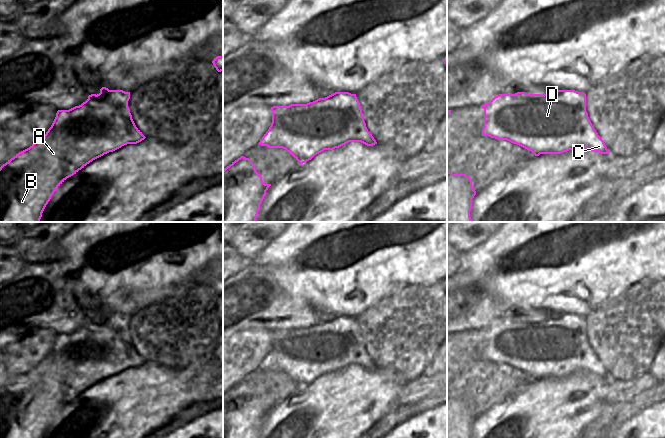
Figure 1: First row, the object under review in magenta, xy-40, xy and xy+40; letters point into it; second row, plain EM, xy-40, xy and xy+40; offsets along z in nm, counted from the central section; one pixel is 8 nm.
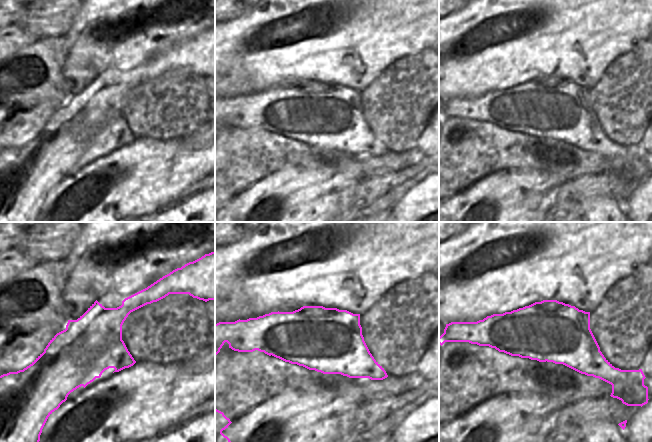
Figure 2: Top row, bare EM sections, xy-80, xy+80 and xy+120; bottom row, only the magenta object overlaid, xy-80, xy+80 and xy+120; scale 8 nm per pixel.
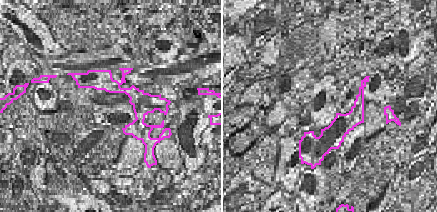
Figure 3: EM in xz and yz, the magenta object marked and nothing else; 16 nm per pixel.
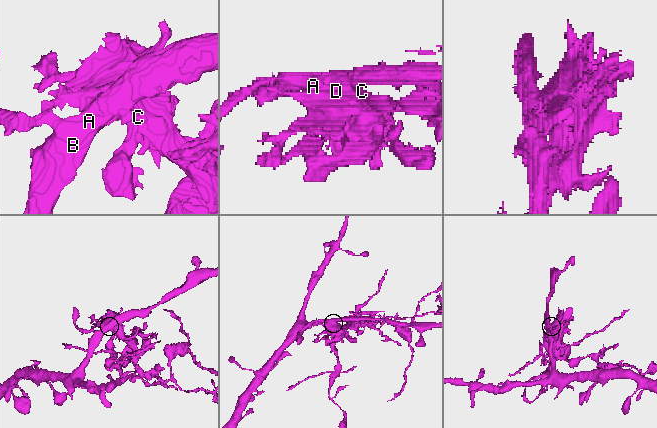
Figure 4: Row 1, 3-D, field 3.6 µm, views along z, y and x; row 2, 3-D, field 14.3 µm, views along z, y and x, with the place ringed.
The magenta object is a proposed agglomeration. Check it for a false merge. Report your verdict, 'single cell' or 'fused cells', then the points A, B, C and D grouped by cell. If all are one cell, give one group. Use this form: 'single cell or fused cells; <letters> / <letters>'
fused cells; A B / C D

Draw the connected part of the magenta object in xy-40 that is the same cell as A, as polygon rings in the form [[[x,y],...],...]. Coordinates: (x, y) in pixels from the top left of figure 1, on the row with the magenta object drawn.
[[[81,116],[80,119],[81,121],[75,124],[63,120],[63,129],[60,131],[50,127],[37,142],[0,167],[0,222],[40,222],[42,213],[56,189],[67,178],[104,155],[99,149],[100,143],[108,141],[113,132],[102,123],[101,116]]]

